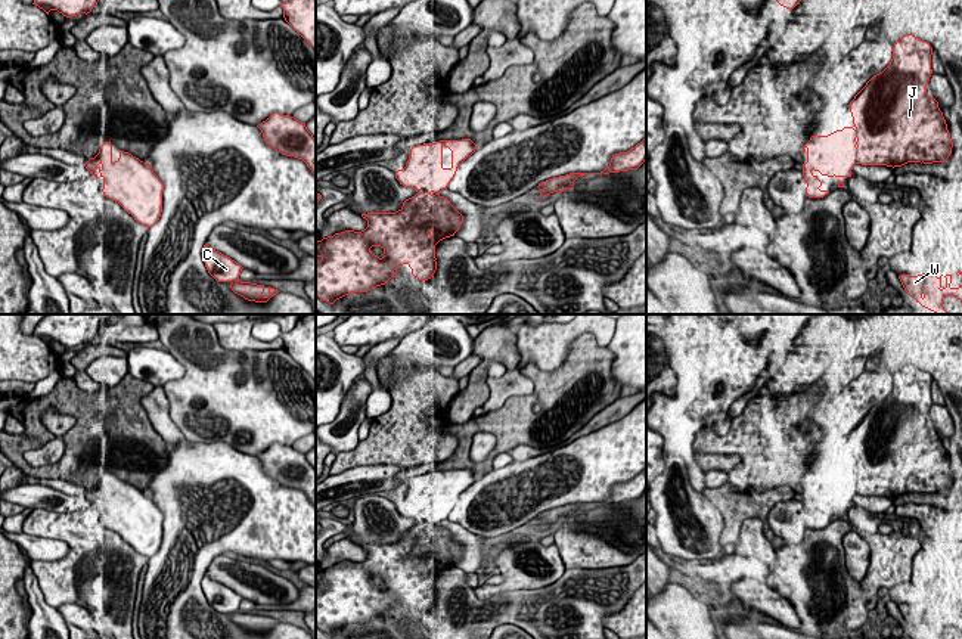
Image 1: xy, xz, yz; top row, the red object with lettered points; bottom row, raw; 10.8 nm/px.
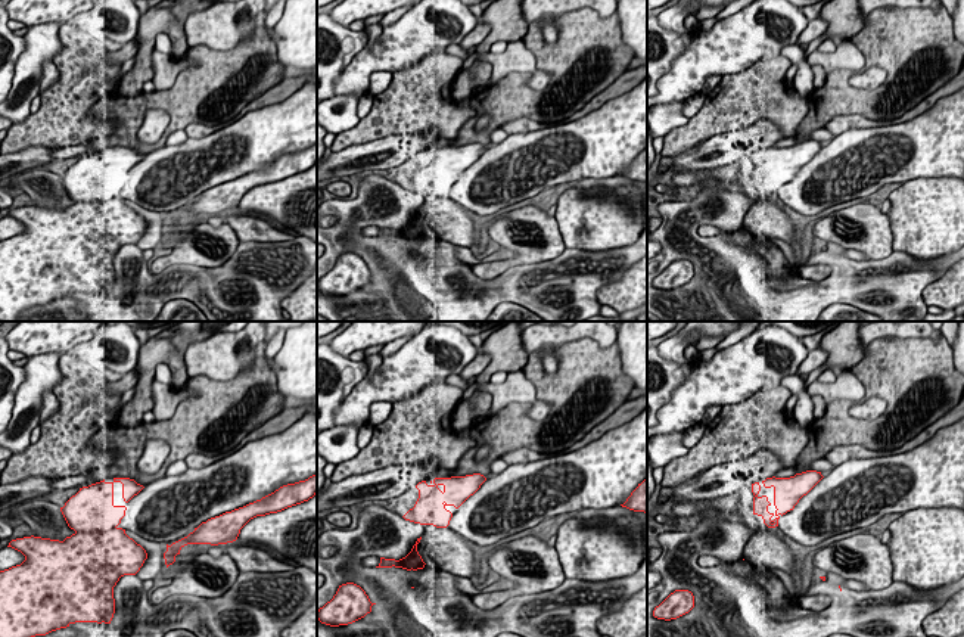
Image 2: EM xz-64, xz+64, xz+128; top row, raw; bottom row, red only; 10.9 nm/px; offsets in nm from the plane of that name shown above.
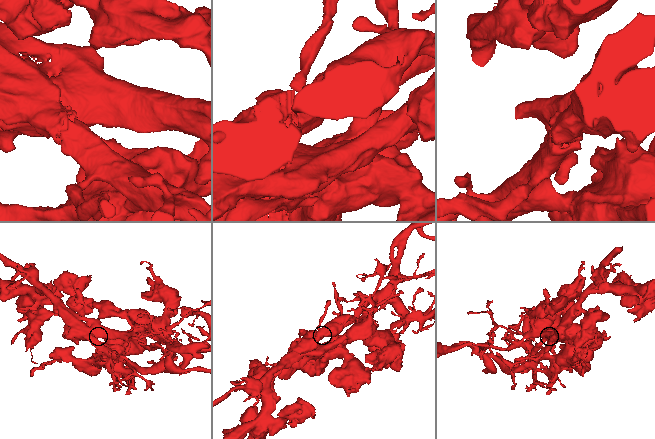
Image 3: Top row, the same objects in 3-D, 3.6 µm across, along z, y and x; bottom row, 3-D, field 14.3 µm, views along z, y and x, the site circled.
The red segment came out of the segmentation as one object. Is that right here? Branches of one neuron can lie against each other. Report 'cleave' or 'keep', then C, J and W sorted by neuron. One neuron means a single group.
keep; C J W

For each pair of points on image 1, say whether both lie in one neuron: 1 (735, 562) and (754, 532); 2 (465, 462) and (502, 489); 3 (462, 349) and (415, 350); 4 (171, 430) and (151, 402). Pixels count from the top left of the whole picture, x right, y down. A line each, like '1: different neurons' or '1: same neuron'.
1: different neurons
2: different neurons
3: same neuron
4: same neuron

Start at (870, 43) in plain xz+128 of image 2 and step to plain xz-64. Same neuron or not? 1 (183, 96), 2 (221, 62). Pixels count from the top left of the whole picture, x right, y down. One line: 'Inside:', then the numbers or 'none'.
Inside: 1, 2

